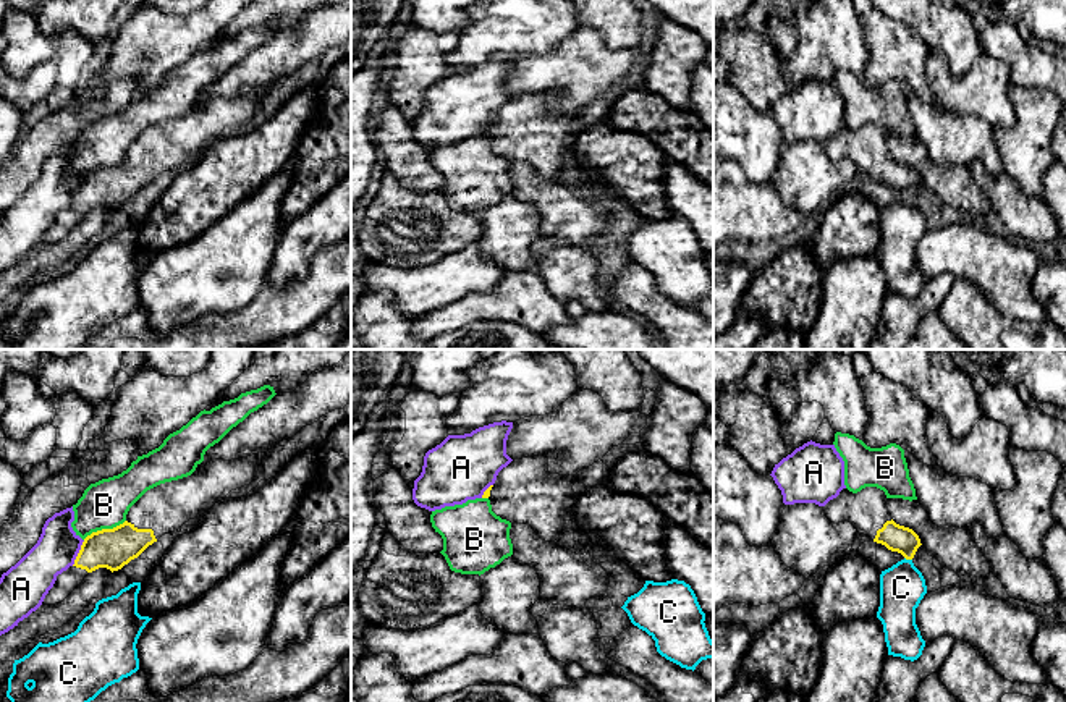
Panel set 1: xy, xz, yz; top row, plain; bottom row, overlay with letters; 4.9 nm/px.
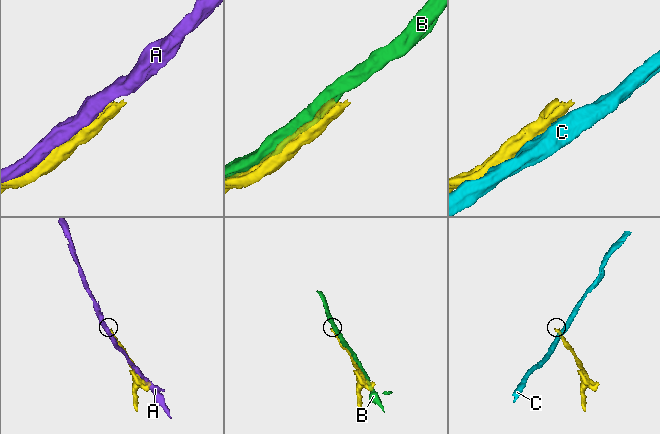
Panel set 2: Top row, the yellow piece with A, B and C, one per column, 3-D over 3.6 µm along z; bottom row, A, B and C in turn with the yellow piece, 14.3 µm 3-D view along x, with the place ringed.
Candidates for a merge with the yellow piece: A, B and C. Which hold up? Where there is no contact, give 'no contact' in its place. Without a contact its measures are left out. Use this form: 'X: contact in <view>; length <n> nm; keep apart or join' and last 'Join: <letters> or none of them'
A: contact in xy; length 140 nm; keep apart
B: contact in xy; length 240 nm; keep apart
C: contact in yz; length 40 nm; keep apart
Join: none of them

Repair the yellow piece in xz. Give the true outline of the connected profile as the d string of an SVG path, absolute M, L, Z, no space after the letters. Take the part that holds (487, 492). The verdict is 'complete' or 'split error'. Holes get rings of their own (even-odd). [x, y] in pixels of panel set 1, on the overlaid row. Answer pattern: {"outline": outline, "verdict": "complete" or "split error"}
{"outline": "M531 456L511 461L503 467L482 498L489 498L492 511L511 524L527 524L550 543L565 529L573 529L576 476L552 474L548 458Z", "verdict": "split error"}

